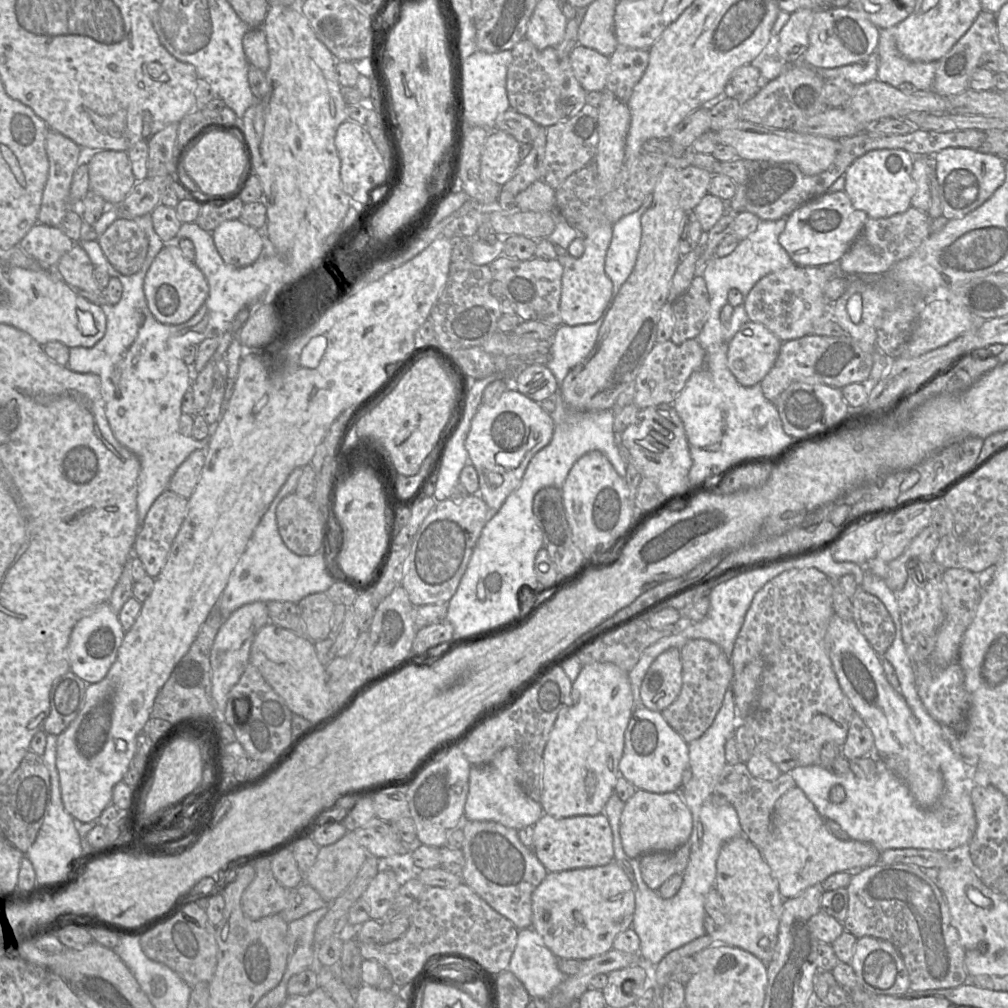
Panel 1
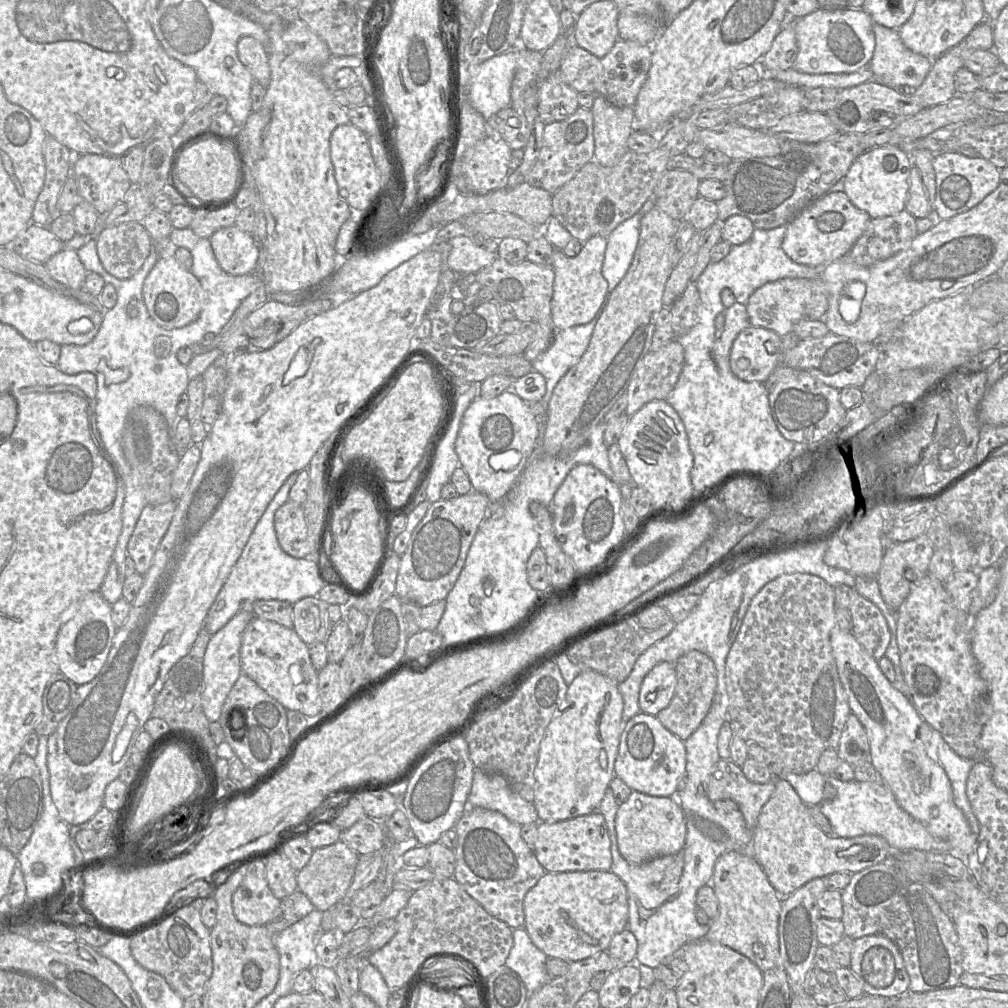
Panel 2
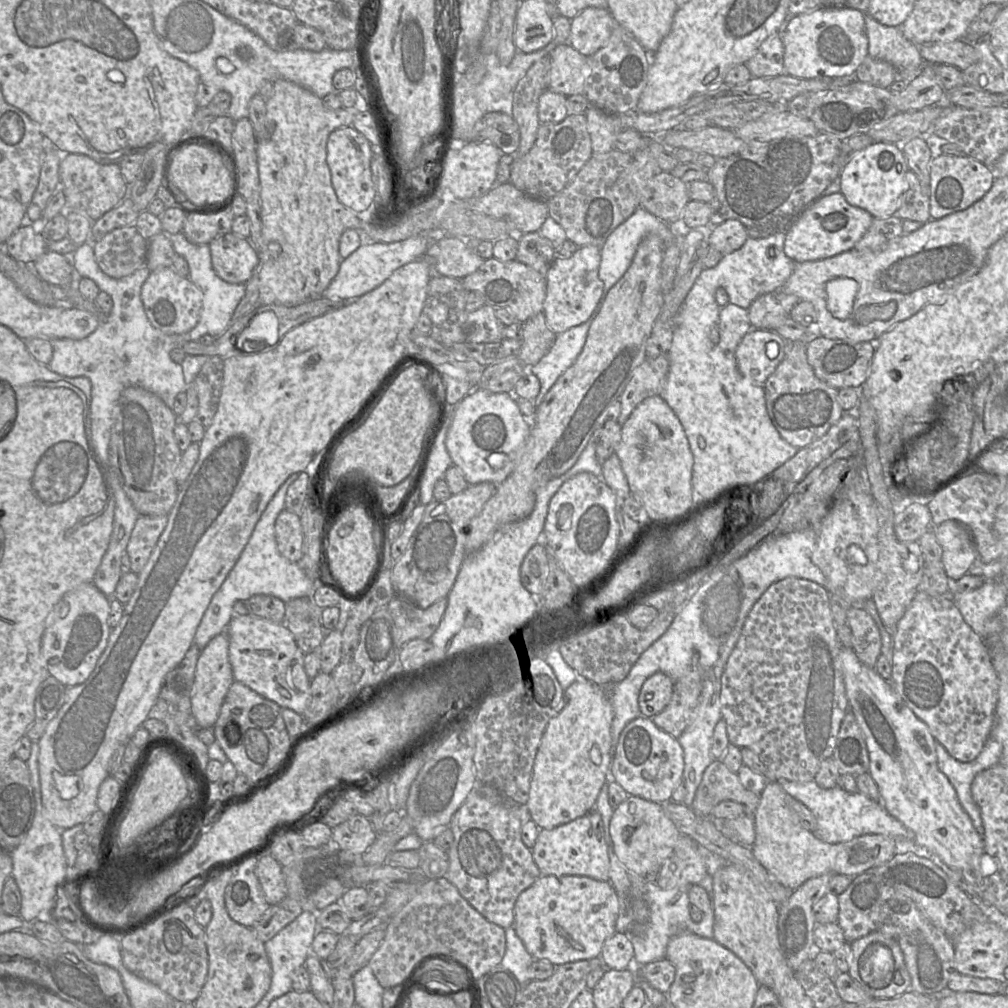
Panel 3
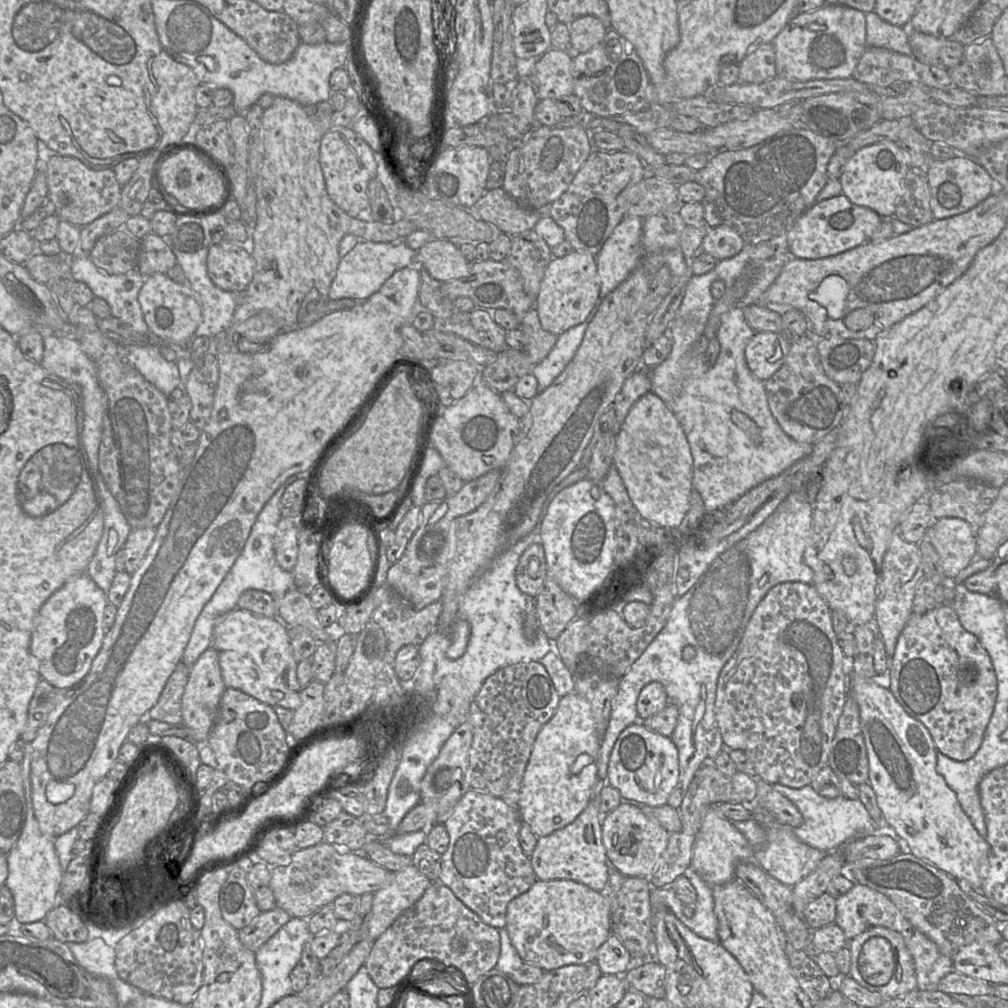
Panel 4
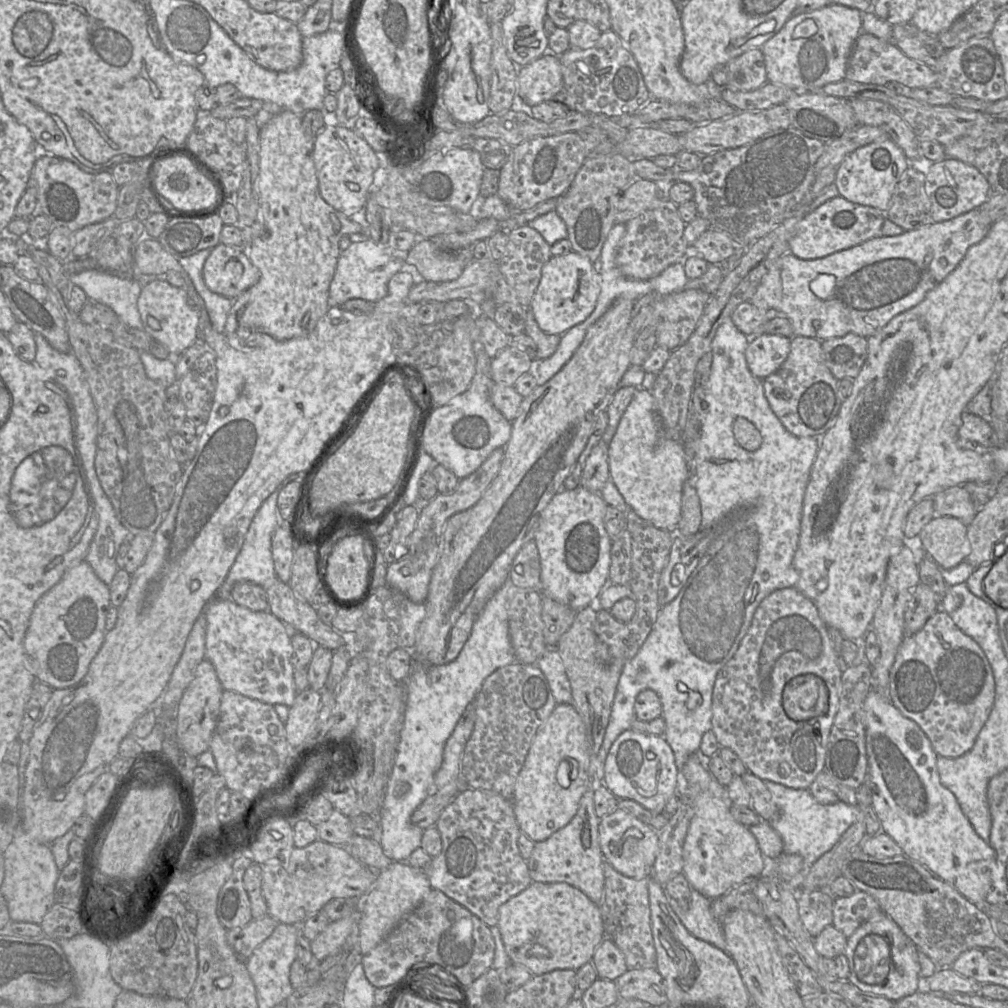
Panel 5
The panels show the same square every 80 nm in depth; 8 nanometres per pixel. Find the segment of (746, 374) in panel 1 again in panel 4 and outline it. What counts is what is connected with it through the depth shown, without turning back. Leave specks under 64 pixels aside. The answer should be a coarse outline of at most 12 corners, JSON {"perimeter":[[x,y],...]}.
{"perimeter":[[757,332],[745,347],[749,370],[765,382],[784,364],[791,340]]}

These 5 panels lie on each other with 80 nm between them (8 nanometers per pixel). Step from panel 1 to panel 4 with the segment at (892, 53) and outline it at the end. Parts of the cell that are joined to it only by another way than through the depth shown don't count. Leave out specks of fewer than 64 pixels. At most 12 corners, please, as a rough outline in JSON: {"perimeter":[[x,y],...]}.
{"perimeter":[[865,13],[867,47],[910,56],[908,28]]}

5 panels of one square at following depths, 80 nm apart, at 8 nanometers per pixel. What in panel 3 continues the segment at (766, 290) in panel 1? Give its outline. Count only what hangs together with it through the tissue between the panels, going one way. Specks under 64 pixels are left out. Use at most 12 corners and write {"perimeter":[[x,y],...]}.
{"perimeter":[[780,289],[748,308],[753,328],[774,331],[799,301]]}

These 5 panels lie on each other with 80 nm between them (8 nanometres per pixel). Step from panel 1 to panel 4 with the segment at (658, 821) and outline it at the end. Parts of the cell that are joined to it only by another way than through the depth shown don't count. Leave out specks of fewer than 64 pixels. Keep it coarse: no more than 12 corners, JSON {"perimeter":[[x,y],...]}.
{"perimeter":[[623,801],[601,817],[622,875],[649,878],[670,833]]}

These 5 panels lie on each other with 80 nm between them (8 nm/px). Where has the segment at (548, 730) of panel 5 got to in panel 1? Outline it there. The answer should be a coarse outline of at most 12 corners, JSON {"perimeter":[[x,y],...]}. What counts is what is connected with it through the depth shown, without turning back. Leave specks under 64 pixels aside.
{"perimeter":[[583,666],[543,753],[540,804],[604,813],[634,712],[628,673]]}

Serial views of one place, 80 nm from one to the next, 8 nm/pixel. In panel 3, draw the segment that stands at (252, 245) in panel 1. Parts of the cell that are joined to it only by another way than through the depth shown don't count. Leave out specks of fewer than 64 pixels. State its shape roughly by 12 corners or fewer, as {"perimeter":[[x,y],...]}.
{"perimeter":[[228,232],[209,243],[212,267],[246,284],[258,265],[251,240]]}

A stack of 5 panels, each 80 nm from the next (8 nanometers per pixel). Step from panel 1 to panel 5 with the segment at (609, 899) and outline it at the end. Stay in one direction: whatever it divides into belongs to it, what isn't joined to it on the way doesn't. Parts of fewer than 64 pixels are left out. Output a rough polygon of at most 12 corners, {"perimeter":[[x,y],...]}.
{"perimeter":[[532,881],[499,907],[512,963],[578,970],[605,938],[600,906]]}

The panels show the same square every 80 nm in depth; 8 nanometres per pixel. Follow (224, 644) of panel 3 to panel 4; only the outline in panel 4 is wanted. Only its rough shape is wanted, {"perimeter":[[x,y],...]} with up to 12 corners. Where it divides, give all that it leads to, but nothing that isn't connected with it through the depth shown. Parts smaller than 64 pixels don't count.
{"perimeter":[[209,647],[190,668],[182,720],[207,742],[225,689]]}

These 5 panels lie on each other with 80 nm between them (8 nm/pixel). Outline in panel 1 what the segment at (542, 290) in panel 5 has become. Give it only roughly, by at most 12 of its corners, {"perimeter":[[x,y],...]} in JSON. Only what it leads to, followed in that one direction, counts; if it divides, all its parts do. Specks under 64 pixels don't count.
{"perimeter":[[612,224],[583,237],[574,258],[555,245],[563,267],[563,325],[592,324],[608,305],[605,273]]}

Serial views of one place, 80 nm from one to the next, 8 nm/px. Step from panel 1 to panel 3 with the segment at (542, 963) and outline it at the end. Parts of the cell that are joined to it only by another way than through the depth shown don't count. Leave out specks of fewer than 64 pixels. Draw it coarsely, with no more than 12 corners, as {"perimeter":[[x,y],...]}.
{"perimeter":[[514,927],[505,929],[506,952],[500,965],[519,983],[530,981],[534,958]]}

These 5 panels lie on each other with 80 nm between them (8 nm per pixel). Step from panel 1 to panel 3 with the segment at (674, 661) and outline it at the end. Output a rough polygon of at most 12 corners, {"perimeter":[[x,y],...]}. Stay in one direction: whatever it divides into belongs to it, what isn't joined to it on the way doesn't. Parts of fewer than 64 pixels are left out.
{"perimeter":[[662,672],[644,682],[642,716],[652,719],[667,707],[674,683]]}

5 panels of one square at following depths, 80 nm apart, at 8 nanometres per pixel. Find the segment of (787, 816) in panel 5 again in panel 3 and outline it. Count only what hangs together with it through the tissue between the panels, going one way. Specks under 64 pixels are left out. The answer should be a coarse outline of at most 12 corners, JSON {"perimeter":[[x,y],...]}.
{"perimeter":[[814,780],[778,782],[813,813],[813,833],[913,839],[880,800]]}

